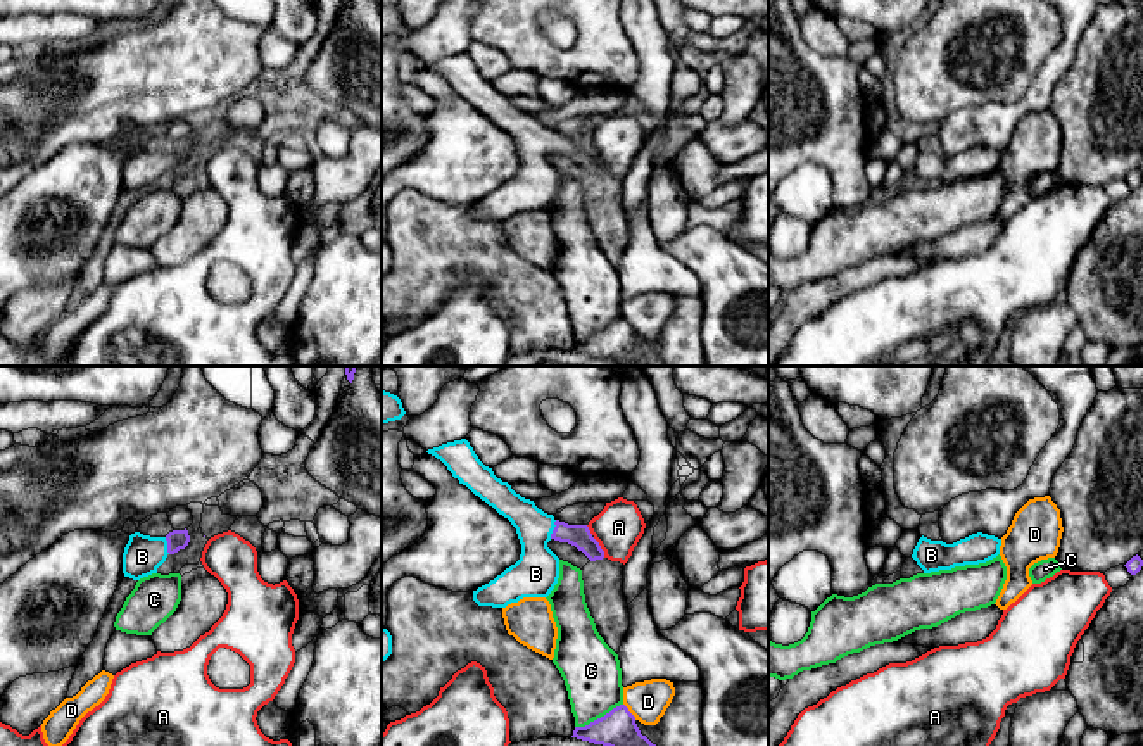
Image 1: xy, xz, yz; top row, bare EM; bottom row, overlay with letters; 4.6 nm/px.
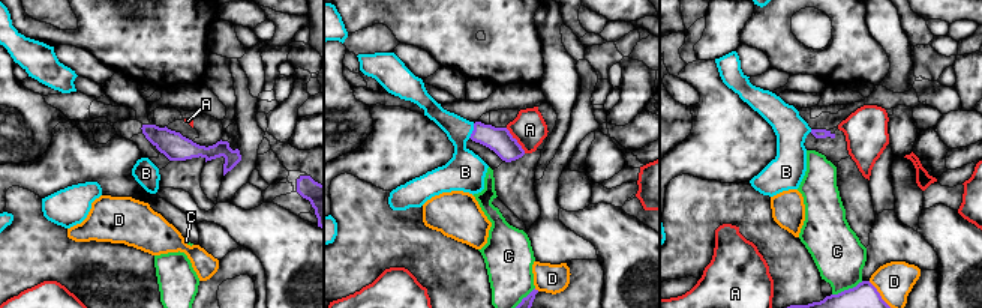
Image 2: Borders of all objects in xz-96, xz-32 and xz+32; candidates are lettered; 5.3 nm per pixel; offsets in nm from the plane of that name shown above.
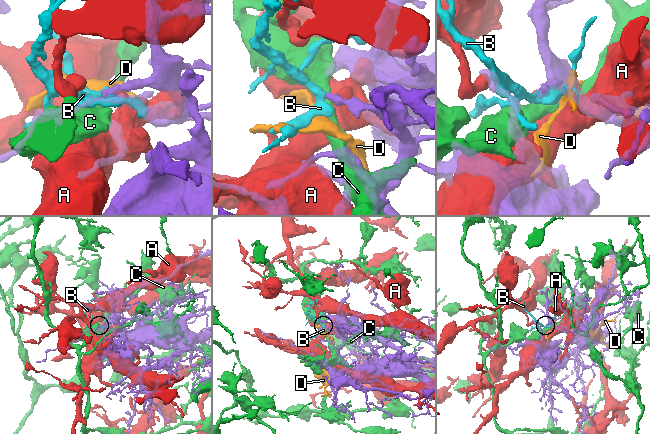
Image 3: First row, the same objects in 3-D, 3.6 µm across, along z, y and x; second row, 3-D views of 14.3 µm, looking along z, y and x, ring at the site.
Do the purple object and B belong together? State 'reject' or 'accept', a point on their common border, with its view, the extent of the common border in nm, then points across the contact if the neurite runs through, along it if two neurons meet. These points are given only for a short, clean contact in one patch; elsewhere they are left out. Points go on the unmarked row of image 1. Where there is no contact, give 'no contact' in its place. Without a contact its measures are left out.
accept; contact xz (555, 142); length 90 nm; way xz (579, 149), (555, 142), (536, 159), (536, 187)

